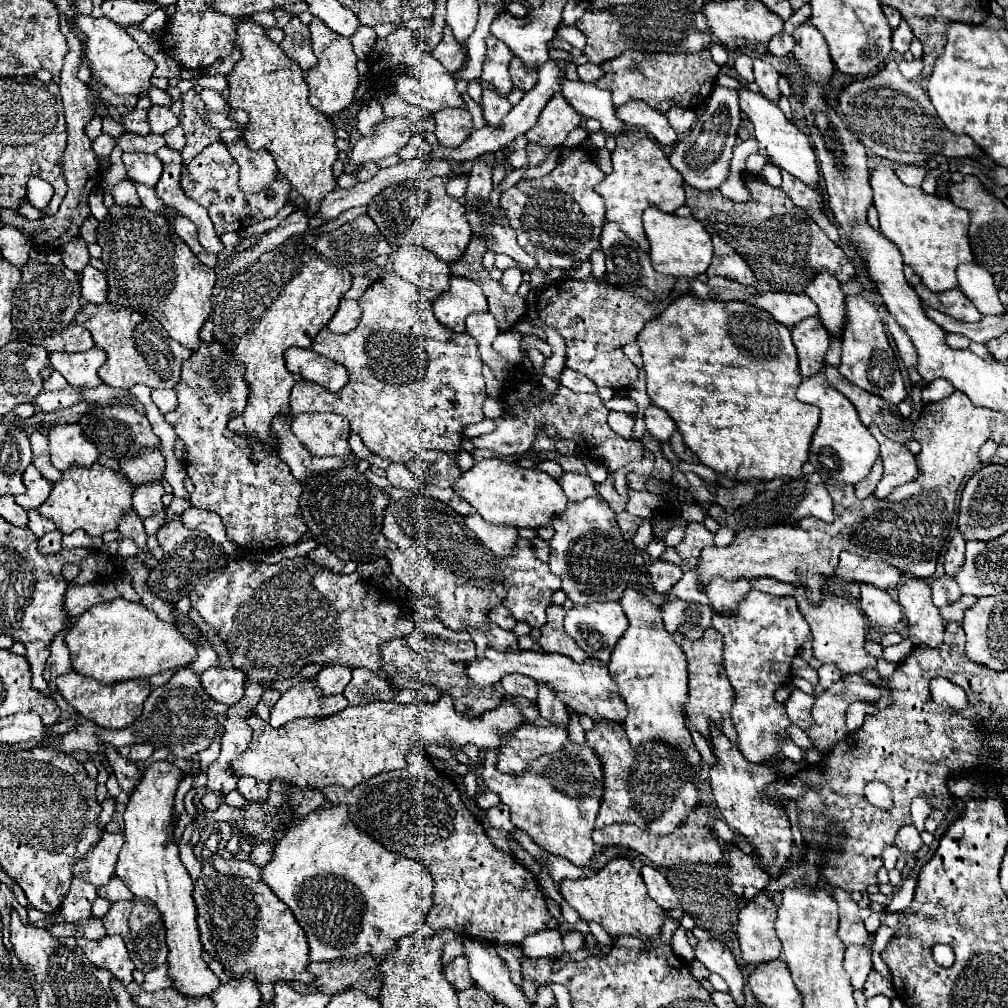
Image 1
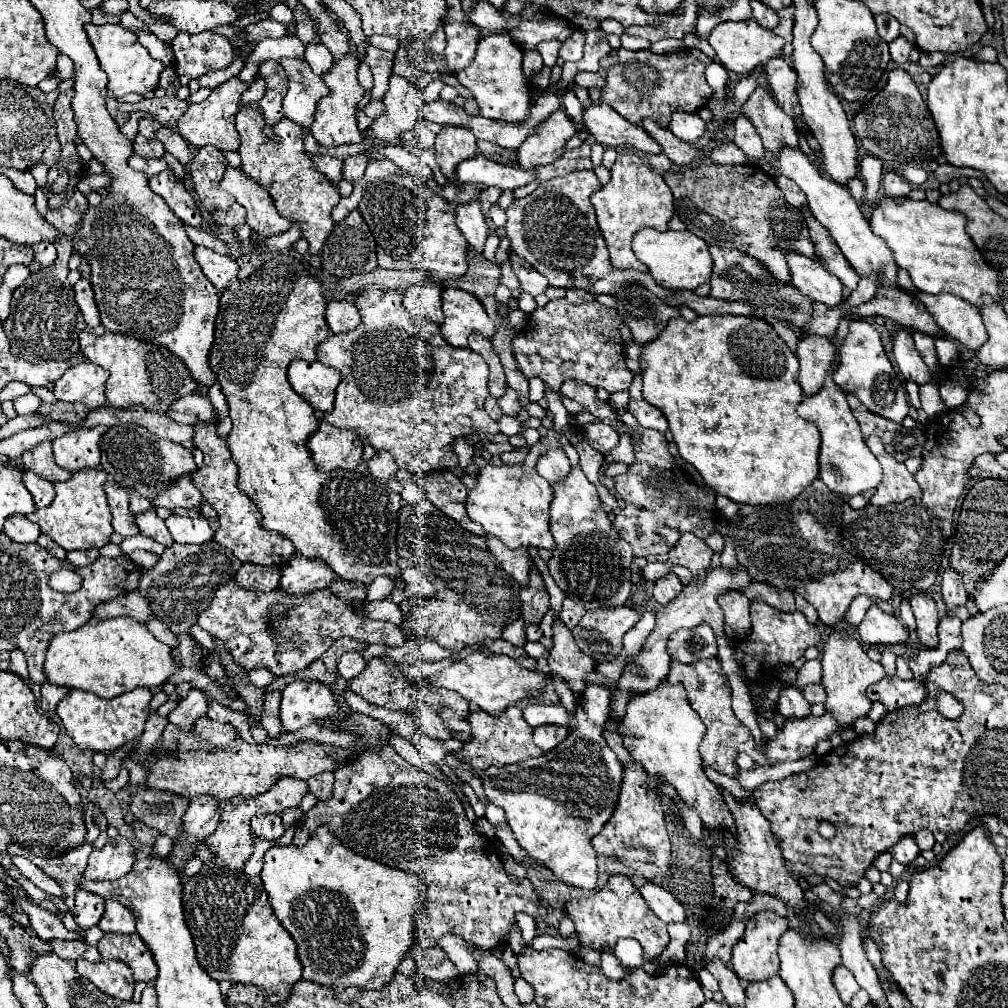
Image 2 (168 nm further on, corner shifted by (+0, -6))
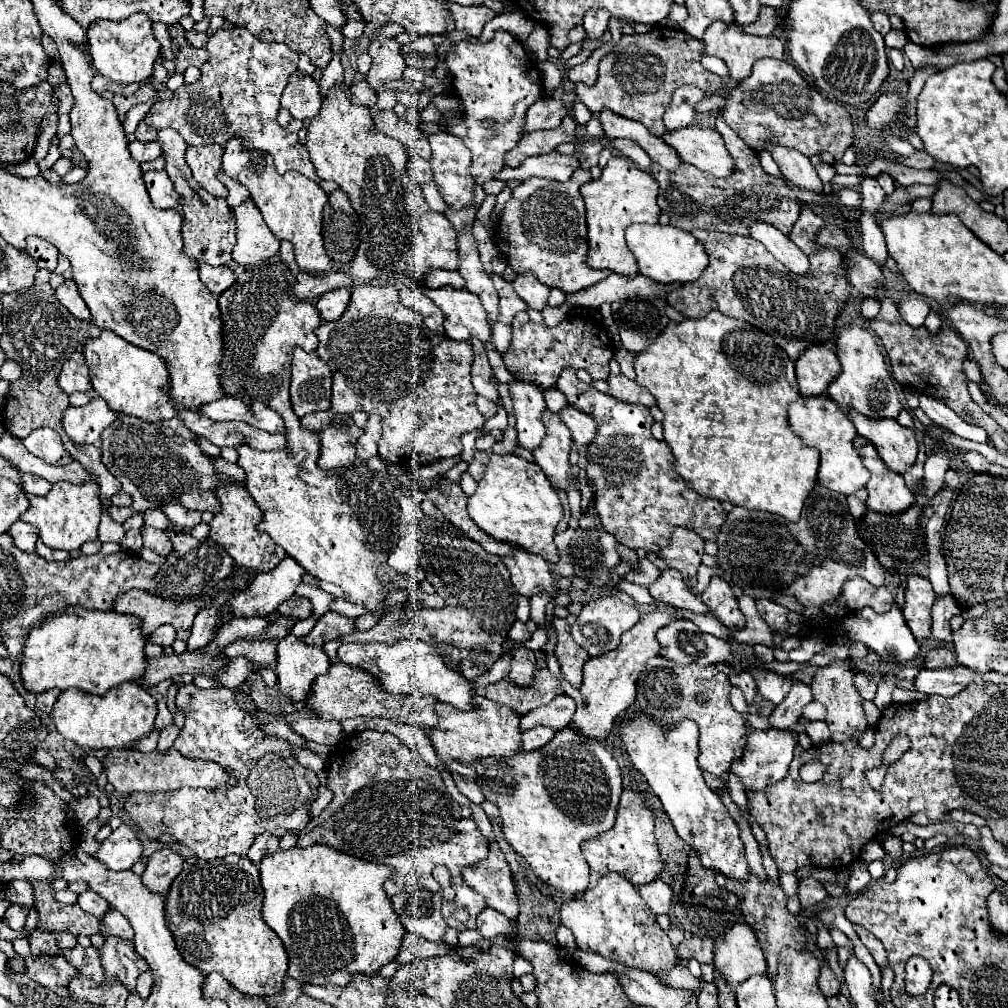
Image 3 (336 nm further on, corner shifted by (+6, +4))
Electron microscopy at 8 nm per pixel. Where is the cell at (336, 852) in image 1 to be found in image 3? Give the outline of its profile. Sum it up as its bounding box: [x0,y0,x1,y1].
[260,843,404,985]

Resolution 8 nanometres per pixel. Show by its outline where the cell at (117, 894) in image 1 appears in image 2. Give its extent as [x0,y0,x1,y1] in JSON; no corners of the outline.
[98,899,136,935]

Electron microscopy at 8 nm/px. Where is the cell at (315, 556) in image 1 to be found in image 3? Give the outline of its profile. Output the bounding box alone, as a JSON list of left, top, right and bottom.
[222,557,304,619]

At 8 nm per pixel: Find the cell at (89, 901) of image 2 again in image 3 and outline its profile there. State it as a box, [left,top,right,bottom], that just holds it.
[78,889,110,917]

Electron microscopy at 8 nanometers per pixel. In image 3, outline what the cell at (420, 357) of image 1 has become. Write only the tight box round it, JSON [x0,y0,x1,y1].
[316,287,486,469]

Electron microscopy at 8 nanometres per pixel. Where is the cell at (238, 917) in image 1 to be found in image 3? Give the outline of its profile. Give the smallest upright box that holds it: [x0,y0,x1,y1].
[166,855,288,997]

